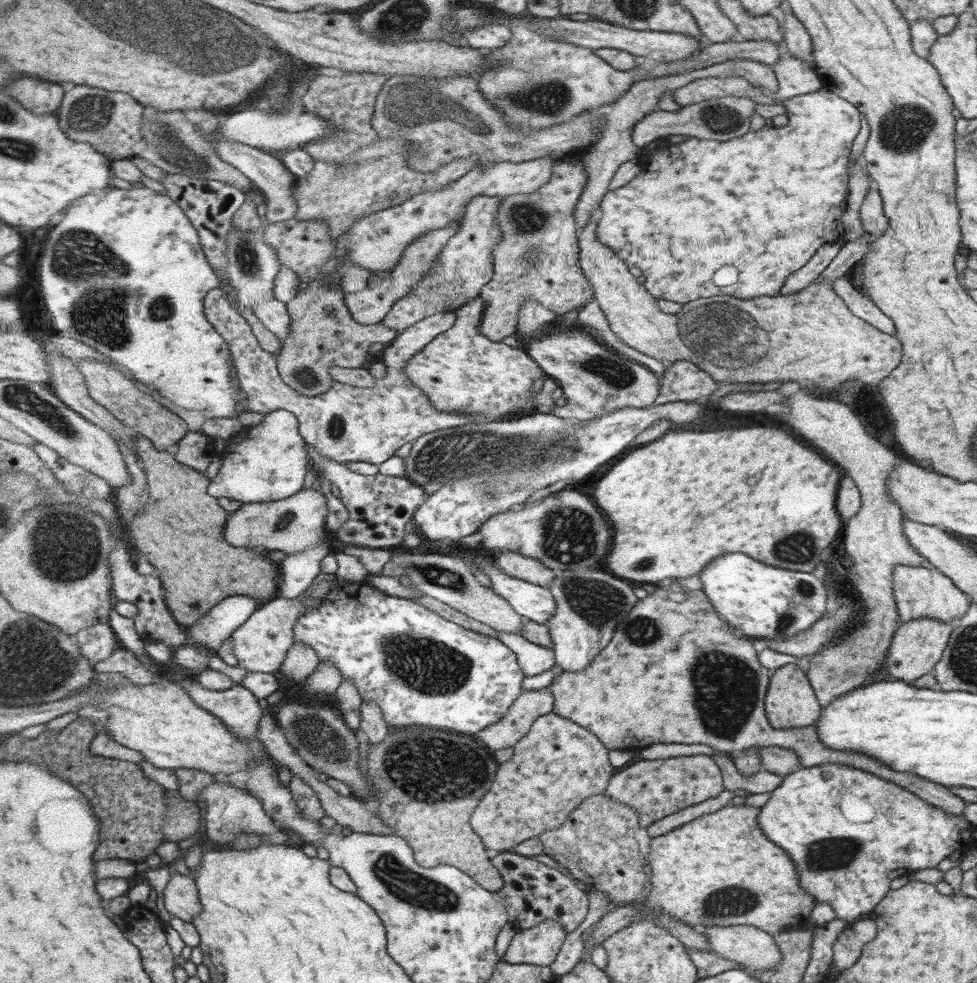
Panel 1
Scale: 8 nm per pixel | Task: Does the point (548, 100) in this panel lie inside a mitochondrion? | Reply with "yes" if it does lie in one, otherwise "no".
yes

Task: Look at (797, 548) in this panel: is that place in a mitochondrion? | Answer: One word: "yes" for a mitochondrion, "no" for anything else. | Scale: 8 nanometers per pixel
yes

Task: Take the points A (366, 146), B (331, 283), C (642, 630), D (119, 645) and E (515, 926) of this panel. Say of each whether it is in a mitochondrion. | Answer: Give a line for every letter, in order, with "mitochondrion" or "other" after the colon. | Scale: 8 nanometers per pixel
A: other
B: other
C: mitochondrion
D: other
E: other

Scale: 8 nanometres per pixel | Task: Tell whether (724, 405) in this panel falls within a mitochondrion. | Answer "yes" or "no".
no

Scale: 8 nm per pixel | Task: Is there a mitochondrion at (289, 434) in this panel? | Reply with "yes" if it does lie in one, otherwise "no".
no

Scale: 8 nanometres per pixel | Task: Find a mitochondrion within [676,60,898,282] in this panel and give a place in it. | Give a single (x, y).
(720, 119)

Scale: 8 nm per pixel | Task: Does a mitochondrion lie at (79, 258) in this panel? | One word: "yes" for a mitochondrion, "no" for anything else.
yes

